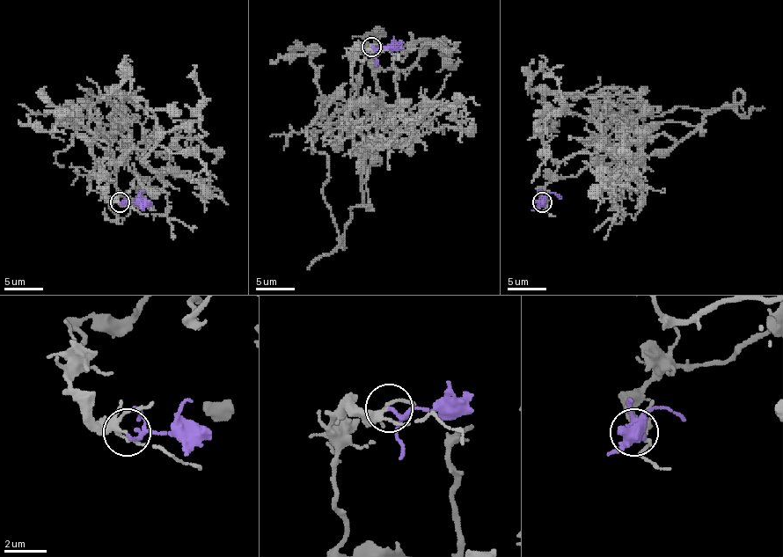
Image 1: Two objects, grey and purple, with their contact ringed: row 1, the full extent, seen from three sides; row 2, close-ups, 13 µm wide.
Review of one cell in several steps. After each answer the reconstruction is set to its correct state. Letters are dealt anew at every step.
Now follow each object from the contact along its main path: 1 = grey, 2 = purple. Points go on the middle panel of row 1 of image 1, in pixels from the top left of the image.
1: (372, 46), (350, 58), (352, 98), (374, 113), (374, 148), (358, 130), (360, 66), (399, 71), (433, 48)
2: (372, 46), (399, 46), (403, 42)

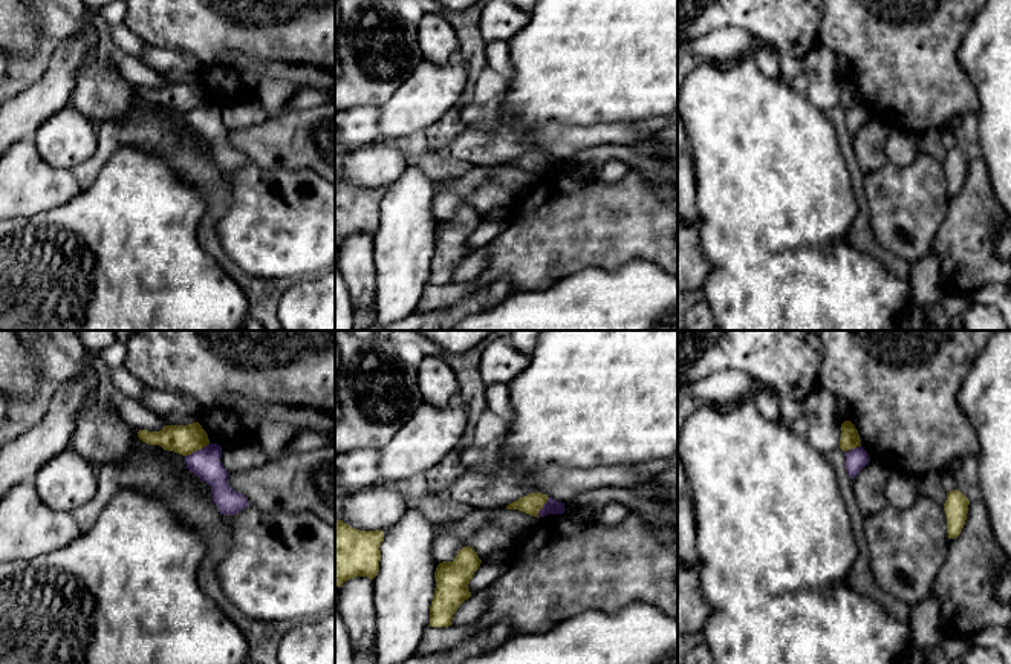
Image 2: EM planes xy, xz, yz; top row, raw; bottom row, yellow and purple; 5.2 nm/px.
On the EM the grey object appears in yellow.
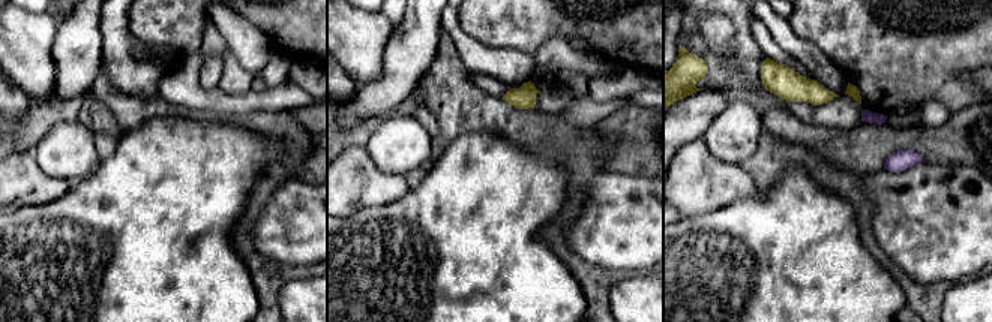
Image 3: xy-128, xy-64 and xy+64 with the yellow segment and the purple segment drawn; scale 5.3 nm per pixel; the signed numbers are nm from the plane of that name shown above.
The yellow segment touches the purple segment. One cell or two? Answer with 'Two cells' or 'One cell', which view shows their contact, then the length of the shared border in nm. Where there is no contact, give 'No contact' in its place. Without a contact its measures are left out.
Two cells. Touches yellow in xy. Shared border 150 nm

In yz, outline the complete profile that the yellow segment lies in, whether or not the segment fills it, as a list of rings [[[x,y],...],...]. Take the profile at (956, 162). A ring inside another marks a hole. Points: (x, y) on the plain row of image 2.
[[[957,147],[947,150],[944,168],[947,174],[948,196],[956,196],[967,177],[970,158]]]

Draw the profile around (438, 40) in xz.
[[[425,14],[418,24],[418,41],[425,61],[442,64],[459,50],[456,31],[447,18]]]

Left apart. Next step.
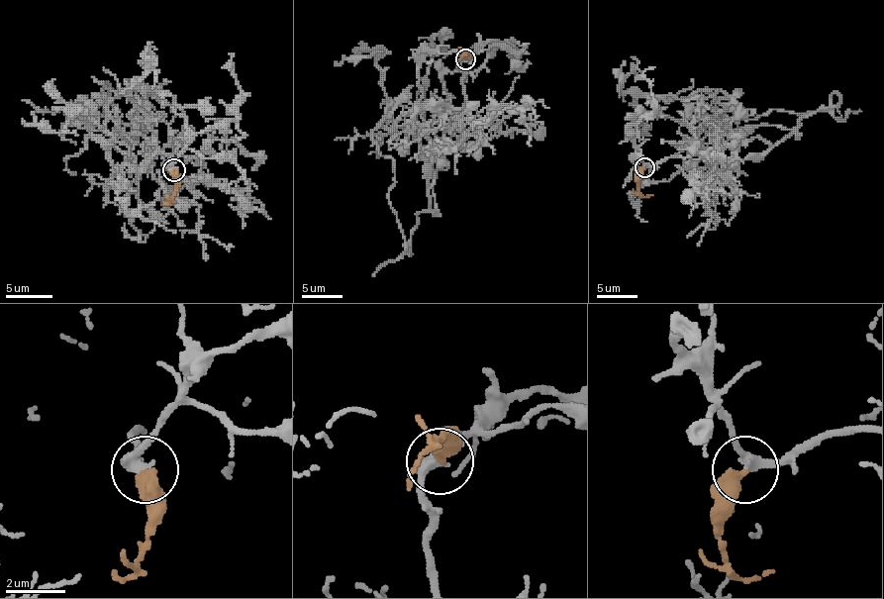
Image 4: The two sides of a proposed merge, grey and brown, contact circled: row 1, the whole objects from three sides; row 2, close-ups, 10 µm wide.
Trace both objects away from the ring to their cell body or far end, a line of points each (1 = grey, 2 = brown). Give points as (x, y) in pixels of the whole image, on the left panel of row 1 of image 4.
1: (173, 169), (173, 158), (136, 116), (147, 93), (127, 79), (127, 91), (143, 86), (168, 93), (215, 119)
2: (173, 169), (175, 195), (166, 204), (163, 202)

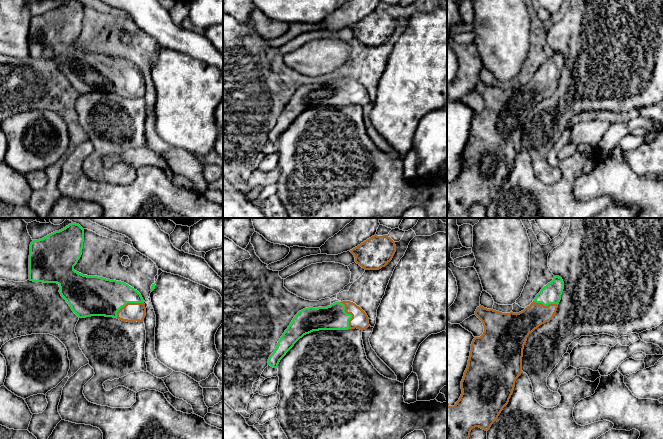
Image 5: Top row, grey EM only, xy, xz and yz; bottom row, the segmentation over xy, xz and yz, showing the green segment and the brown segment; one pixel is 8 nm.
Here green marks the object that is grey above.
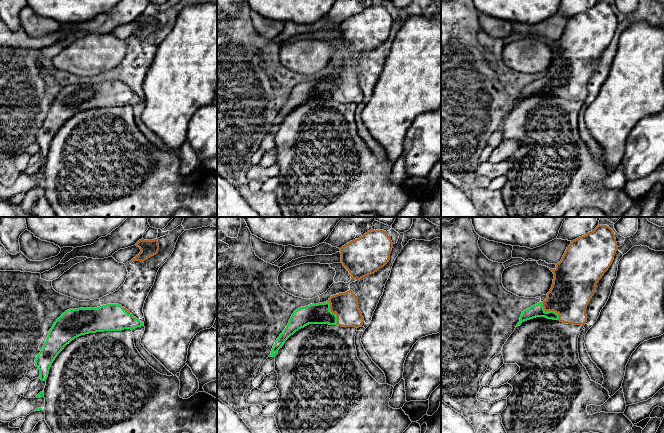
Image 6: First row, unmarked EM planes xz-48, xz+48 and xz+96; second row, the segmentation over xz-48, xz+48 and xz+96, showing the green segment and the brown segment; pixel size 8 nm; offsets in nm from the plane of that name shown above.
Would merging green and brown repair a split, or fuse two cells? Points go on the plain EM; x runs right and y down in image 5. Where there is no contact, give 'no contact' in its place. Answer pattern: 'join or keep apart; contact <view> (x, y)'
join; contact xy (127, 78)

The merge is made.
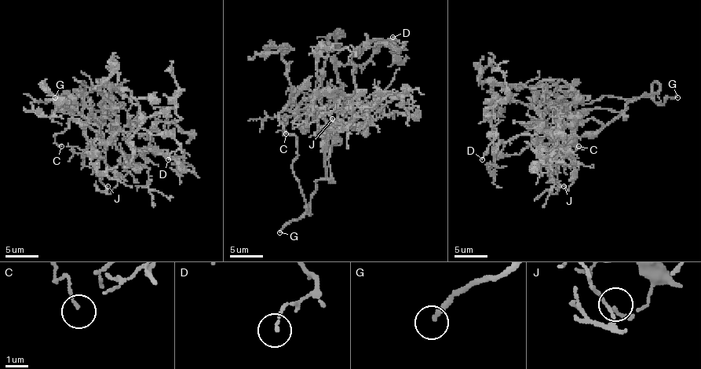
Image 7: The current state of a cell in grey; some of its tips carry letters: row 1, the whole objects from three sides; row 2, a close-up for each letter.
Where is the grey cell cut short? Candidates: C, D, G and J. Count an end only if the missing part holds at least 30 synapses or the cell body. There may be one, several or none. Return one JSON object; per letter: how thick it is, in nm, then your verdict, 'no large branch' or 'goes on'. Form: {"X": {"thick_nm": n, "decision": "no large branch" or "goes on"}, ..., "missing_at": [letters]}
{"C": {"thick_nm": 130, "decision": "no large branch"}, "D": {"thick_nm": 120, "decision": "no large branch"}, "G": {"thick_nm": 200, "decision": "goes on"}, "J": {"thick_nm": 90, "decision": "no large branch"}, "missing_at": ["G"]}

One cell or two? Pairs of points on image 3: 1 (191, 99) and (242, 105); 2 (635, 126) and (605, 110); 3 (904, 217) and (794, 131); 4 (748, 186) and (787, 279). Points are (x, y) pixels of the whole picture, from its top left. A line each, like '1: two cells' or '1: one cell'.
1: one cell
2: two cells
3: two cells
4: two cells

